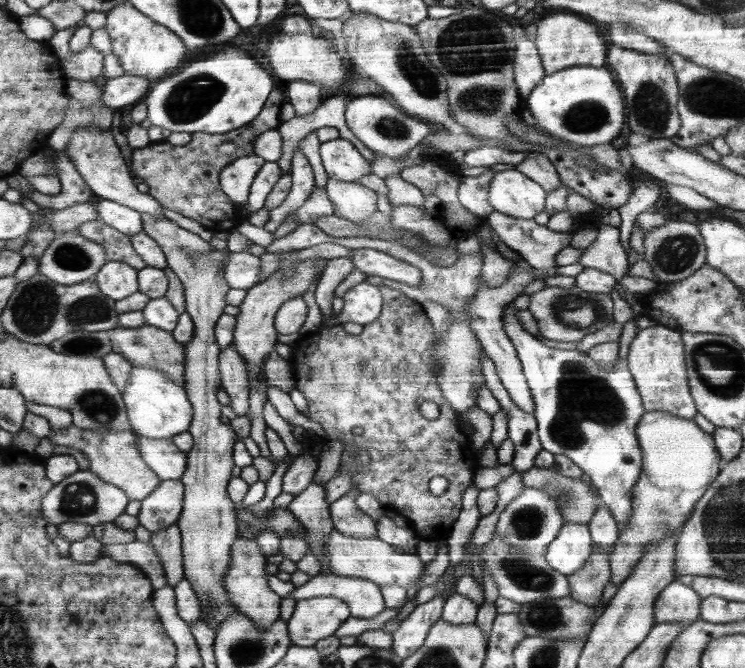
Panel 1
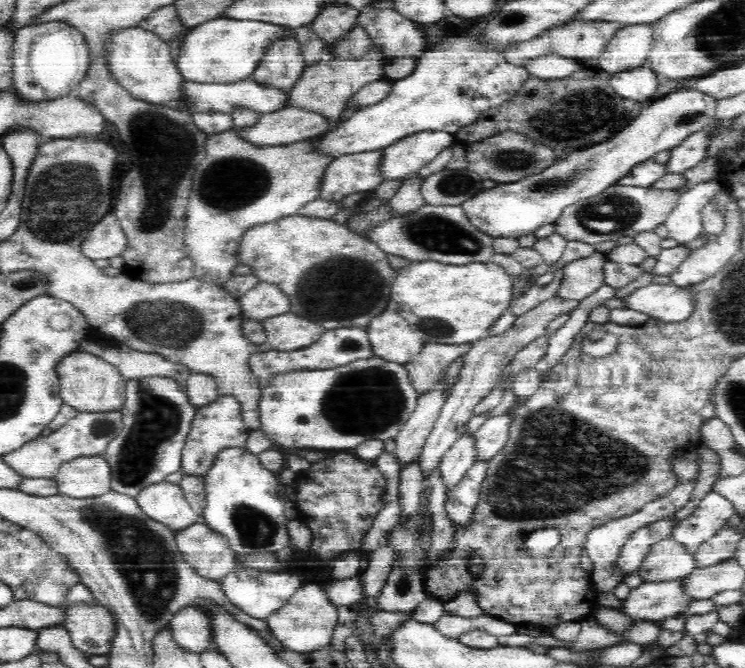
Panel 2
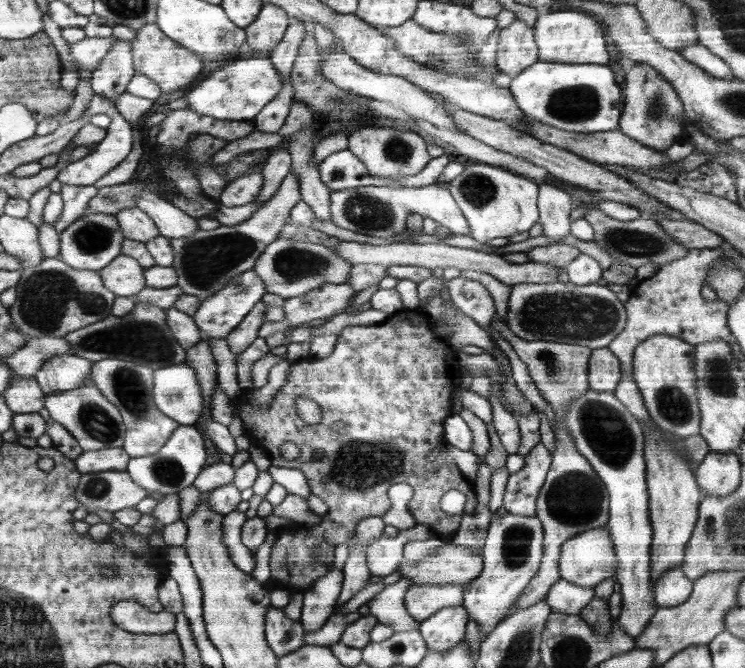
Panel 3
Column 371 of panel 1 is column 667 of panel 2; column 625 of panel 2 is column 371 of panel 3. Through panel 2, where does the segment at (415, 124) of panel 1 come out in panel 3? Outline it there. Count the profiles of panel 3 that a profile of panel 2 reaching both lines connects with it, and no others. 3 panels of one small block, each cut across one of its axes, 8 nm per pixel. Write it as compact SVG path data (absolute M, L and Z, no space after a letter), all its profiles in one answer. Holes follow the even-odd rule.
M392 127L362 128L347 136L348 148L364 163L370 173L378 178L409 178L418 175L432 160L426 152L426 142L414 131L392 130Z

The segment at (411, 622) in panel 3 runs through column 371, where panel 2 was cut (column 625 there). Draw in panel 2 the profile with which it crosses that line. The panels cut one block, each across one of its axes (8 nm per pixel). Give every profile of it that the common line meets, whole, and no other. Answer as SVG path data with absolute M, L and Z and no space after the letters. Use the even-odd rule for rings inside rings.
M684 577L671 581L646 581L622 600L622 612L638 621L659 621L684 614L692 597L682 589Z

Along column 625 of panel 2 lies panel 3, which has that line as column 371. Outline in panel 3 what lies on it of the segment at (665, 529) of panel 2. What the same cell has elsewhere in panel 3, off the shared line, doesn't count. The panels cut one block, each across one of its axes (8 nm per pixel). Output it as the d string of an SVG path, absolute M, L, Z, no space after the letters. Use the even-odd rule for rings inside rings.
M416 523L414 529L401 530L397 536L382 534L366 546L366 564L374 576L384 577L396 572L403 560L404 544L412 540L428 540L434 532L426 524Z

